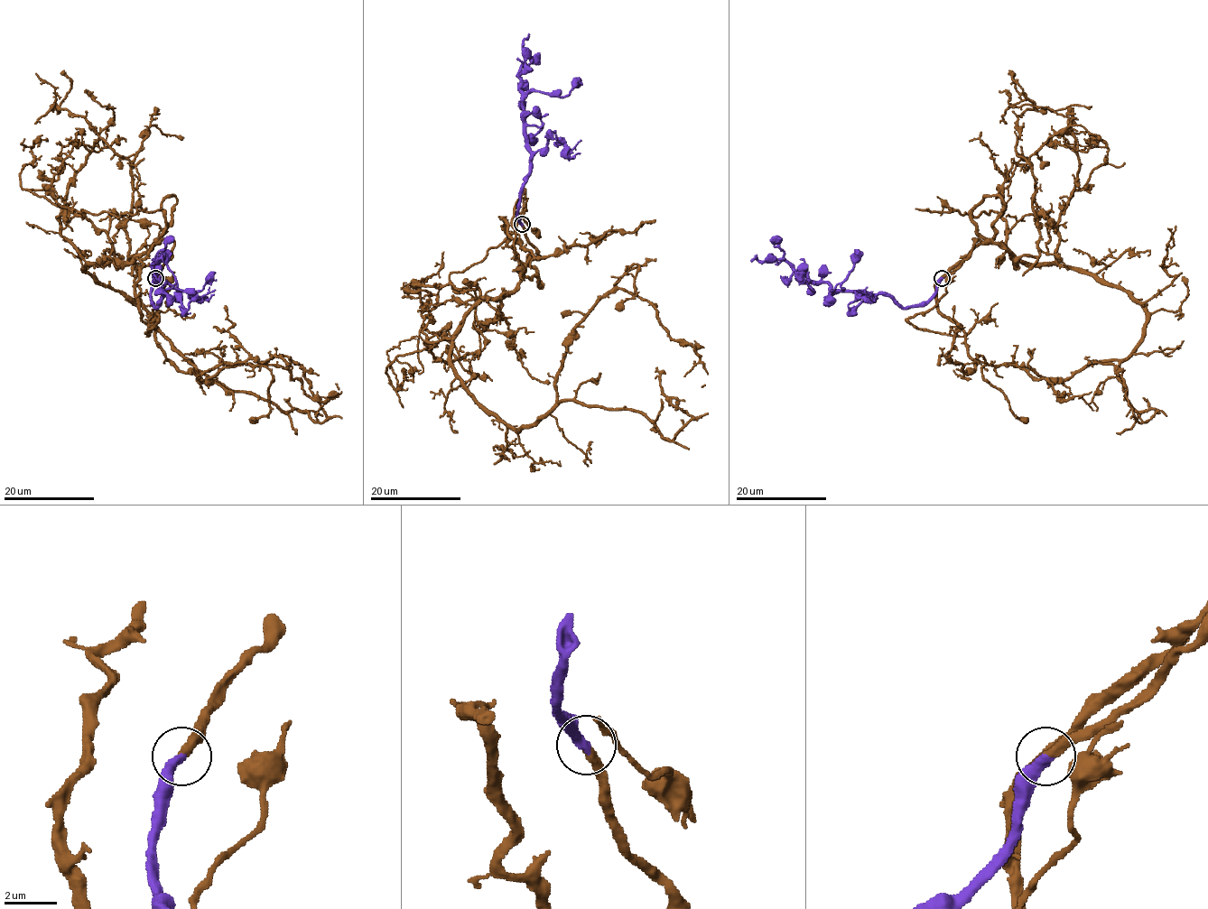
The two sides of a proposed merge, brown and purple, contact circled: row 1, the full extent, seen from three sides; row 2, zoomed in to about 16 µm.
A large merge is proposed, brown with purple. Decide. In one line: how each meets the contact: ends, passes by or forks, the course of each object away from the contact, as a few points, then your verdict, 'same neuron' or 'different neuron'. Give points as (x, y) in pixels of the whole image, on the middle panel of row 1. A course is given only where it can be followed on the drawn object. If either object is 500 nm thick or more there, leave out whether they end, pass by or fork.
brown ends there; purple ends there; brown runs (521, 224), (538, 258), (452, 341), (480, 404), (529, 428), (568, 337), (618, 289), (693, 347), (701, 387); purple runs (521, 224), (516, 209), (524, 179), (530, 171), (524, 97), (534, 91), (565, 97), (576, 87), (579, 78); same neuron

